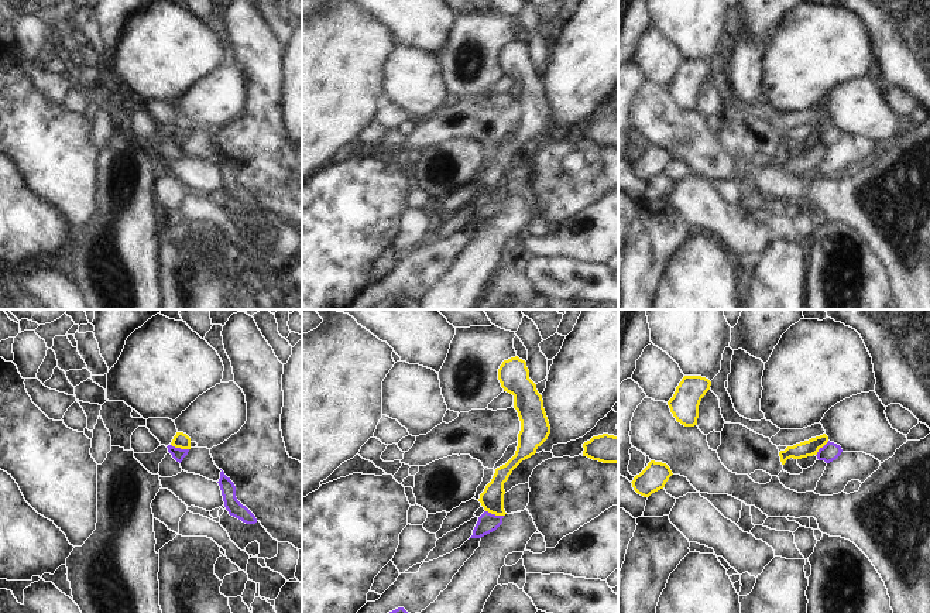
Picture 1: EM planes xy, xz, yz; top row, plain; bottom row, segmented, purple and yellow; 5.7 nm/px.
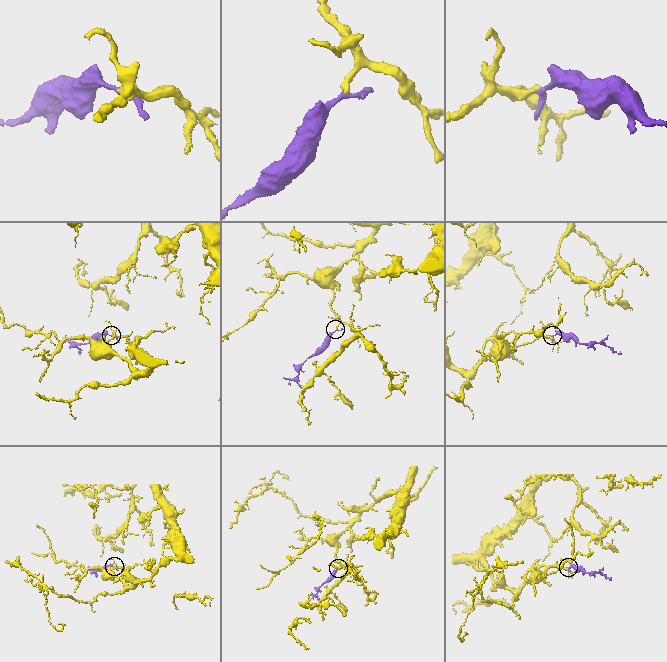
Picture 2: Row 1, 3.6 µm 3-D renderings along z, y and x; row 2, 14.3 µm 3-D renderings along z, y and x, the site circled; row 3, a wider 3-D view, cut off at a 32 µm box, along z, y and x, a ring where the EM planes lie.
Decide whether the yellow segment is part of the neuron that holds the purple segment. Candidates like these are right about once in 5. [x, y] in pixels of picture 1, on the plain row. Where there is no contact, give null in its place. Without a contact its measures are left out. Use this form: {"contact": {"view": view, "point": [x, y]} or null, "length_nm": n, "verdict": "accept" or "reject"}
{"contact": {"view": "xy", "point": [179, 132]}, "length_nm": 110, "verdict": "reject"}

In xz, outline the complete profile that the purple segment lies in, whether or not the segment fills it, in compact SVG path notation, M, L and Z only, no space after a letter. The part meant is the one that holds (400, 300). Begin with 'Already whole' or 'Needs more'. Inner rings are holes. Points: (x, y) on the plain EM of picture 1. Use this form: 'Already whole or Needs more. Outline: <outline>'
Already whole. Outline: M398 291L367 309L421 309L419 299L421 297L411 298L404 291Z

